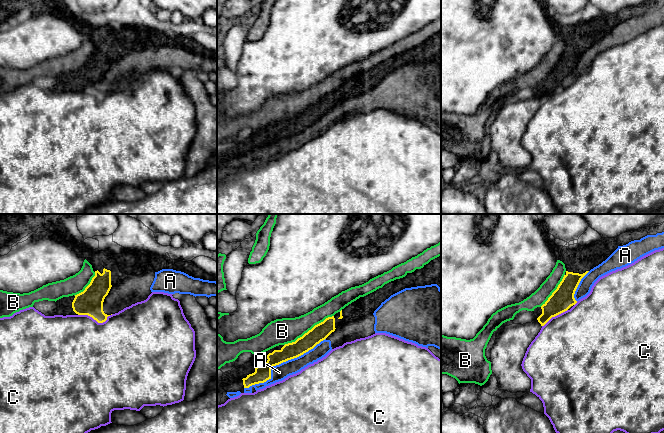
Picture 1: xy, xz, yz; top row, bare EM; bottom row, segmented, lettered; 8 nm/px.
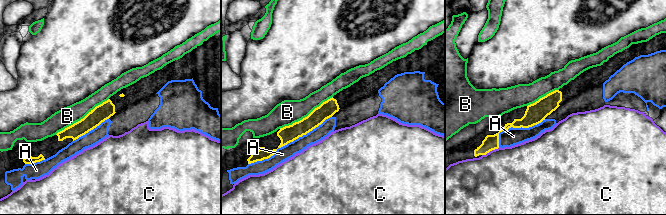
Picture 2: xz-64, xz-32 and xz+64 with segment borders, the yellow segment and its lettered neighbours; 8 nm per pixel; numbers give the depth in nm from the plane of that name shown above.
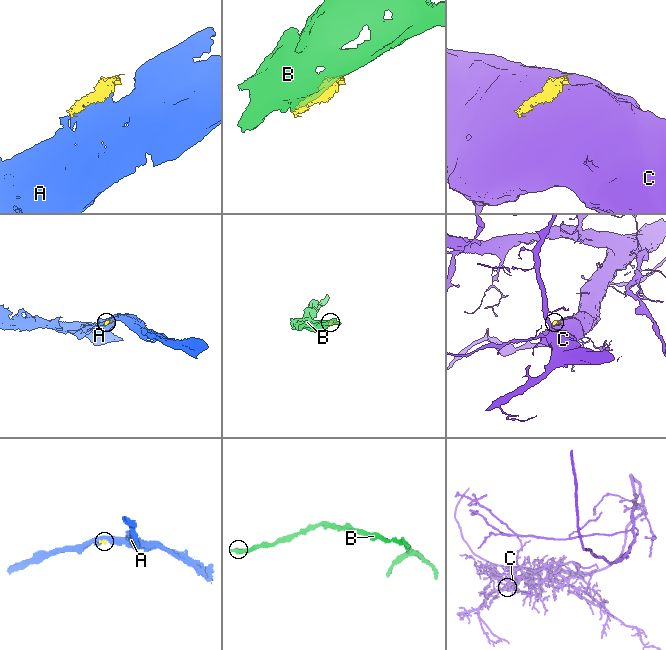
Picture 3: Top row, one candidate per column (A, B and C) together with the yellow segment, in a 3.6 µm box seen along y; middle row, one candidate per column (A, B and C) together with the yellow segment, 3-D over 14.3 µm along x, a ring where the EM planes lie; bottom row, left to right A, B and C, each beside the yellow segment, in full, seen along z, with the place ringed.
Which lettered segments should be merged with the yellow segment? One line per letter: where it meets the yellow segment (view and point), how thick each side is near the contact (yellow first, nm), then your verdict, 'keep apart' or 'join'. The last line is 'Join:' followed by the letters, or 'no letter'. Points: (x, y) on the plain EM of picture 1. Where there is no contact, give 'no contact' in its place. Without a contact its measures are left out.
A: xz (280, 139) | 130/130 nm | keep apart
B: xz (309, 106) | 140/200 nm | keep apart
C: xy (96, 96) | 200/480 nm | keep apart
Join: no letter

